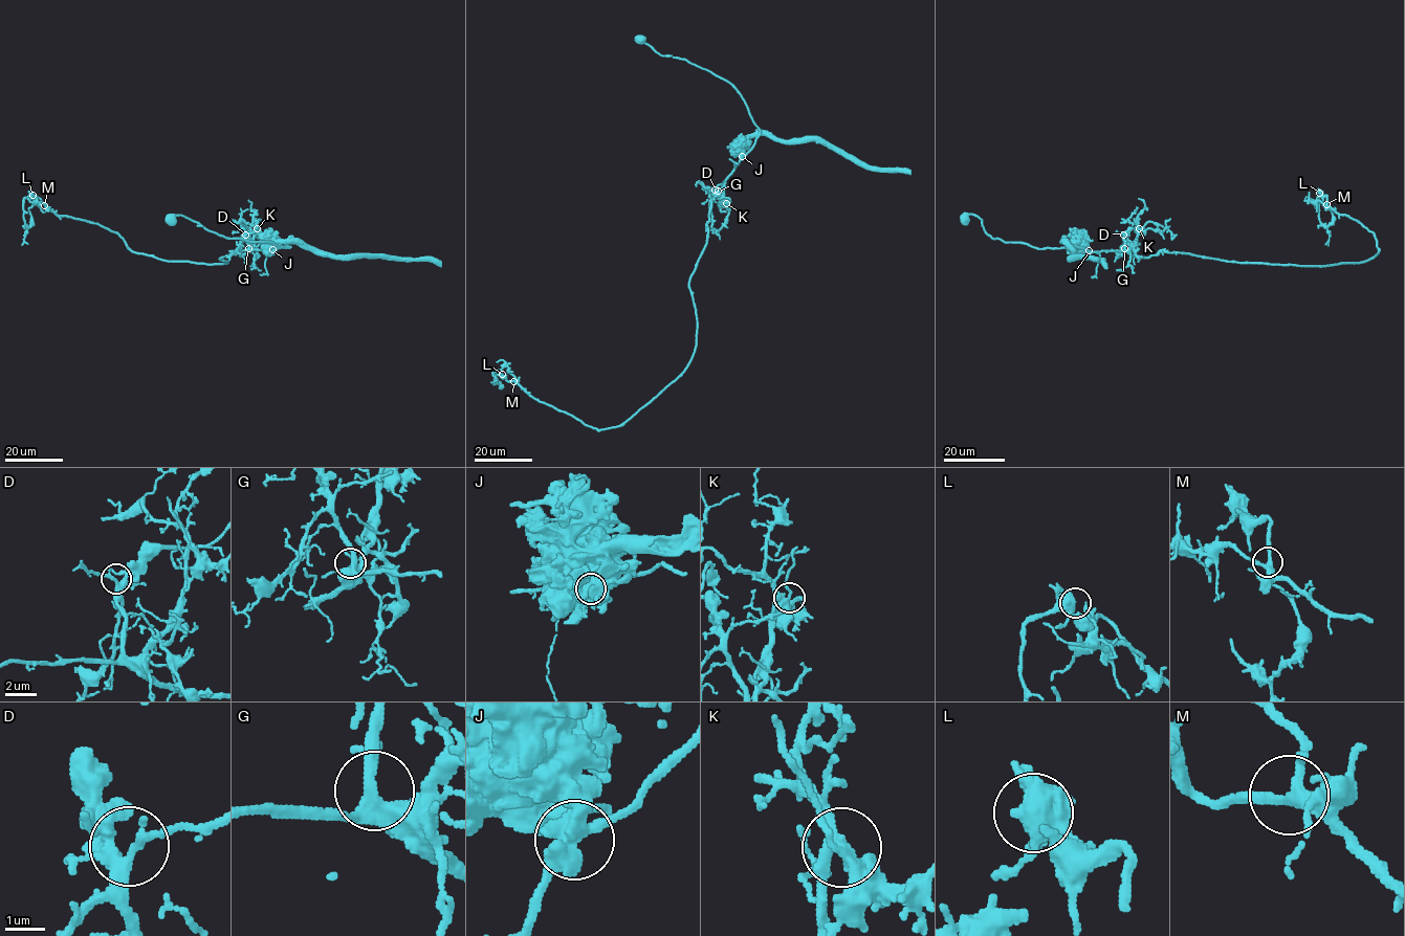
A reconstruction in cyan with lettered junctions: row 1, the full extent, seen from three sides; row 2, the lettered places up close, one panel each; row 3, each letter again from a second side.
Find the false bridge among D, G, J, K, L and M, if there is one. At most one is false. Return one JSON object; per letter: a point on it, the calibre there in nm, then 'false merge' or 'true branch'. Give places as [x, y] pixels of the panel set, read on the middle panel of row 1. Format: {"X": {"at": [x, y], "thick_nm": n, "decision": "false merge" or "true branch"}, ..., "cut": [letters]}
{"D": {"at": [715, 190], "thick_nm": 240, "decision": "true branch"}, "G": {"at": [718, 191], "thick_nm": 360, "decision": "true branch"}, "J": {"at": [742, 156], "thick_nm": 440, "decision": "false merge"}, "K": {"at": [726, 203], "thick_nm": 280, "decision": "true branch"}, "L": {"at": [502, 374], "thick_nm": 460, "decision": "true branch"}, "M": {"at": [513, 381], "thick_nm": 280, "decision": "true branch"}, "cut": ["J"]}

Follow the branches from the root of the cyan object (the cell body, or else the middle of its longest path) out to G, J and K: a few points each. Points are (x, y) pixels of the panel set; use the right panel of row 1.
G: (964, 219), (972, 214), (991, 237), (1037, 248), (1124, 248)
J: (964, 219), (967, 214), (978, 216), (991, 237), (1004, 242), (1021, 242), (1037, 248), (1076, 245), (1089, 250)
K: (964, 219), (978, 216), (991, 237), (1004, 242), (1092, 251), (1127, 250), (1139, 228)

